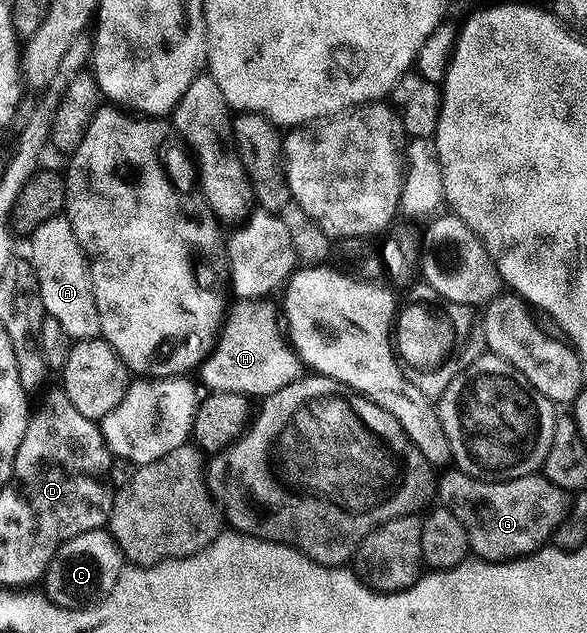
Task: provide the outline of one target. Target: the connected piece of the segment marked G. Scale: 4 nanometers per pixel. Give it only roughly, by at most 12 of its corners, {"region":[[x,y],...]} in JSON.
{"region":[[457,468],[436,478],[470,554],[541,550],[568,509],[538,472],[505,480]]}

